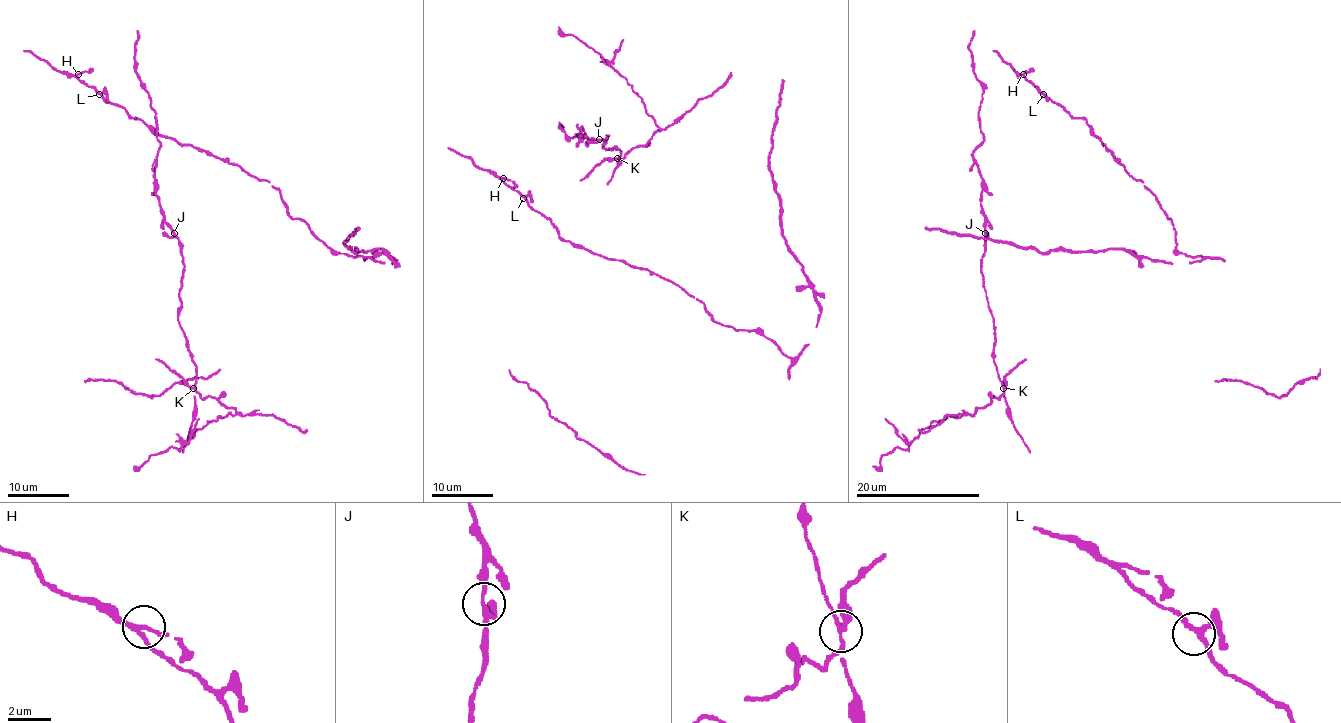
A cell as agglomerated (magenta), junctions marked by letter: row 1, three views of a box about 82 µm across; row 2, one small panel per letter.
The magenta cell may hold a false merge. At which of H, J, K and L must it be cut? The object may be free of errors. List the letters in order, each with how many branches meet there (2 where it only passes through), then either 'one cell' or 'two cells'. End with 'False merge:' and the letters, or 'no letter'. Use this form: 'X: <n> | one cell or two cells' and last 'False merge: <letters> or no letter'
H: 3 | one cell
J: 3 | one cell
K: 3 | two cells
L: 3 | one cell
False merge: K

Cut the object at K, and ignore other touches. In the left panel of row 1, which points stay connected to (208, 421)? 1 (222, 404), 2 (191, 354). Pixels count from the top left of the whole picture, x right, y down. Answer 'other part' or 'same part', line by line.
1: same part
2: other part

